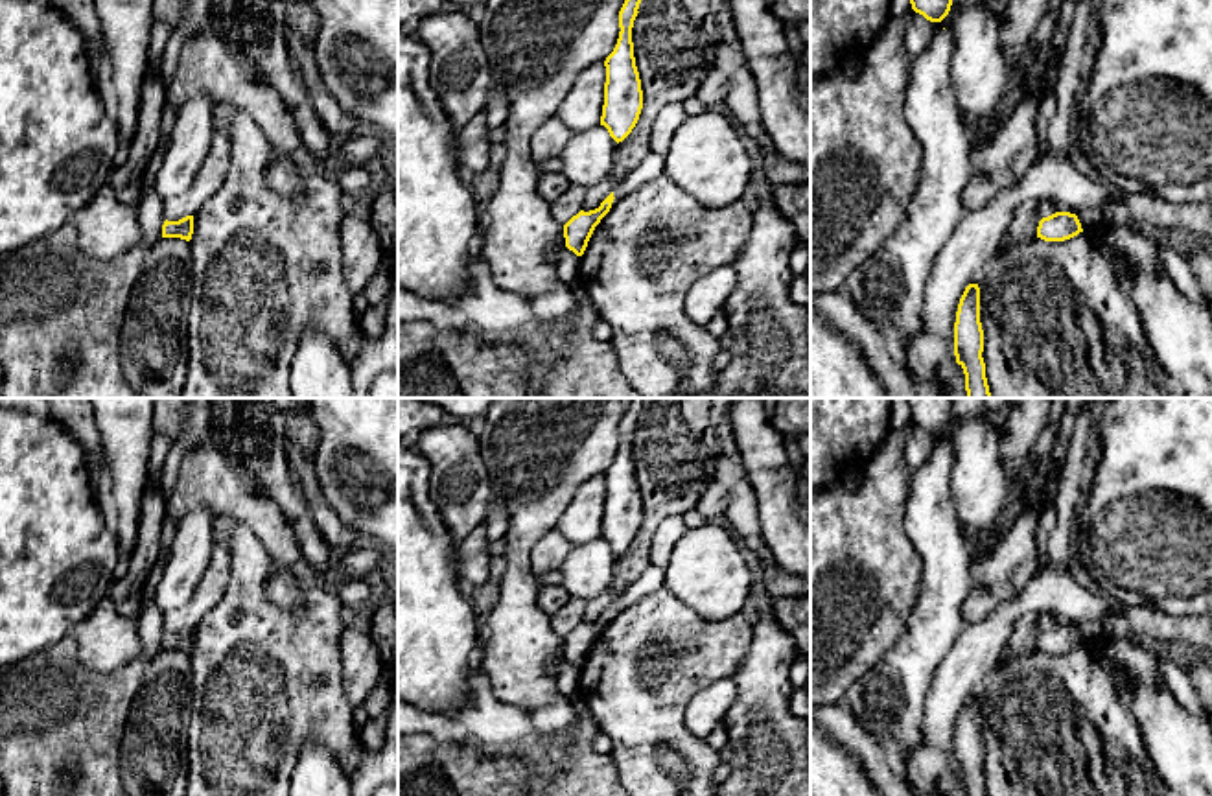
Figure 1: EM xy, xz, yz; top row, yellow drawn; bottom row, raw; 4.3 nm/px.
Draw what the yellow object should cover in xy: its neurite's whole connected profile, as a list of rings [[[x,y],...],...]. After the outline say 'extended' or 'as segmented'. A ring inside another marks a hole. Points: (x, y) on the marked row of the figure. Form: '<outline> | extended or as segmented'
[[[186,216],[179,221],[164,221],[162,238],[181,238],[190,241],[193,234],[193,216]]] | as segmented

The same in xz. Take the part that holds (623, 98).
[[[624,0],[619,11],[619,39],[604,61],[606,83],[600,125],[617,144],[632,133],[643,109],[643,90],[632,42],[639,4],[641,0]]] | as segmented

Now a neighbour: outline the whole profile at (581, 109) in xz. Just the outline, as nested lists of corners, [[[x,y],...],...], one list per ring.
[[[595,63],[578,74],[564,96],[556,116],[573,135],[600,125],[604,83],[606,66],[604,63]]]

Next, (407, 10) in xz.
[[[398,0],[398,26],[440,13],[444,2],[446,0]]]

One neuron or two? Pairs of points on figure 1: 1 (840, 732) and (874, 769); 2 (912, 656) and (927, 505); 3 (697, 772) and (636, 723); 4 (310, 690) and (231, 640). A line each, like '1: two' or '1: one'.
1: one
2: one
3: one
4: one

